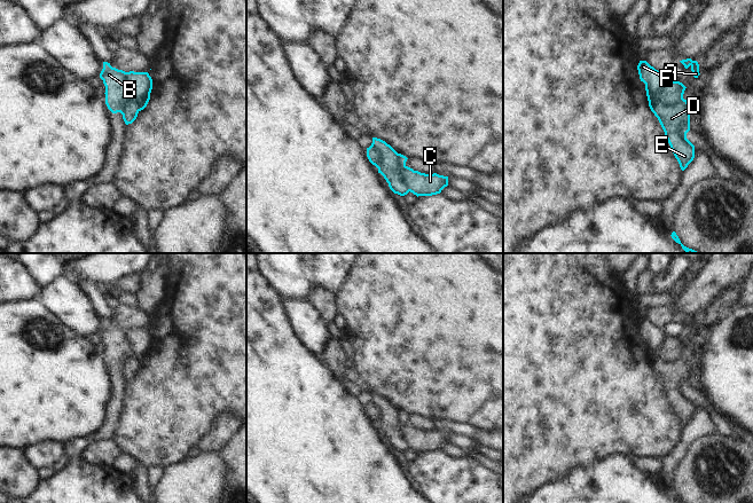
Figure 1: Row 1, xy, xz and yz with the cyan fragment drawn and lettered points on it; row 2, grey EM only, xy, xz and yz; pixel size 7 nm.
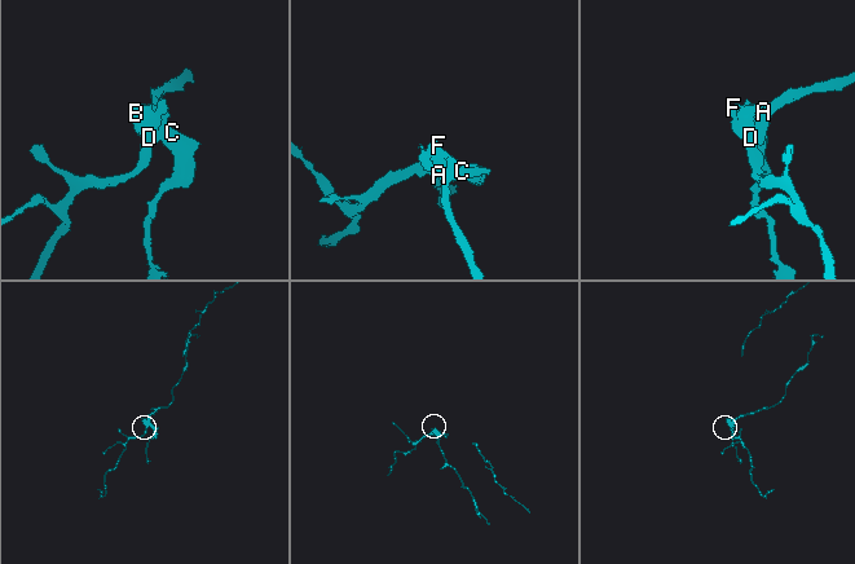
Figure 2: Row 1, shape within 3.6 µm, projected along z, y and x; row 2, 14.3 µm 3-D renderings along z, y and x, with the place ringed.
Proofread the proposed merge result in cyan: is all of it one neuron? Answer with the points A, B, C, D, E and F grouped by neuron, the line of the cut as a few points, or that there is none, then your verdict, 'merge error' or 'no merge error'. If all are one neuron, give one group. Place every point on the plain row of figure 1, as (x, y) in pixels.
groups A B C F / D E; cut xz (384, 410), (393, 410), (395, 413), (402, 435), (410, 447); merge error

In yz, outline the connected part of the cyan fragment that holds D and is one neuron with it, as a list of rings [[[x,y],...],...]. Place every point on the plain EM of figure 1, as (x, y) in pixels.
[[[683,356],[673,363],[662,364],[658,371],[658,377],[682,427],[695,415],[695,402],[687,395],[692,368],[688,356]]]

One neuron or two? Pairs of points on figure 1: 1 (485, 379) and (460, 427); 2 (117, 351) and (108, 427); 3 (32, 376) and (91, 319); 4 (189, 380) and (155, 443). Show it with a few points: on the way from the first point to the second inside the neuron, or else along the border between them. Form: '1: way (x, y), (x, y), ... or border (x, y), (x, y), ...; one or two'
1: border (436, 418), (468, 422), (488, 430); two
2: way (117, 370), (117, 400), (115, 408); one
3: border (56, 315), (68, 327), (84, 337), (95, 339); two
4: way (178, 397), (157, 427); one

